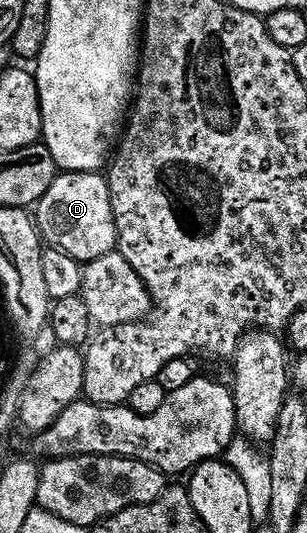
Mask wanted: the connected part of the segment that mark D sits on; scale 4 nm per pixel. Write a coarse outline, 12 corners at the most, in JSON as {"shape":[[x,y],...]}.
{"shape":[[60,172],[33,206],[76,263],[117,245],[102,172]]}

